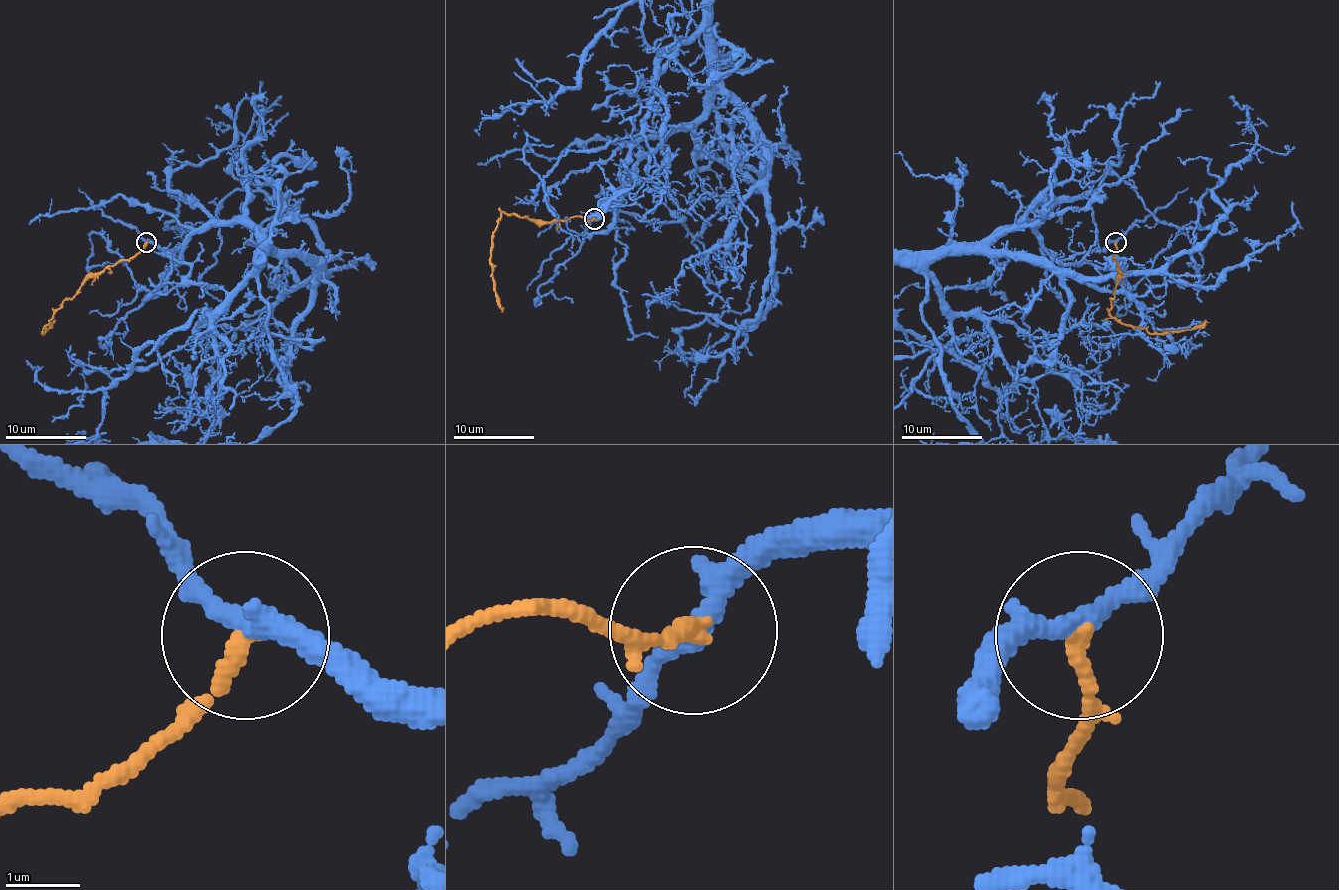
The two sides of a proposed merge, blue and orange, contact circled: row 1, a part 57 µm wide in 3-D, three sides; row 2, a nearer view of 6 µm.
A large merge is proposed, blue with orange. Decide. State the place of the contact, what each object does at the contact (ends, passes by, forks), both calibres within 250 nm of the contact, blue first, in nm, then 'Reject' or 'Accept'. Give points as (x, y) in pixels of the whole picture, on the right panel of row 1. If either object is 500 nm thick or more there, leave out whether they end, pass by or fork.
Place: (1115, 242). At the ring blue passes by. At the ring orange ends. Thickness 280 nm (blue) against 240 nm. Reject

